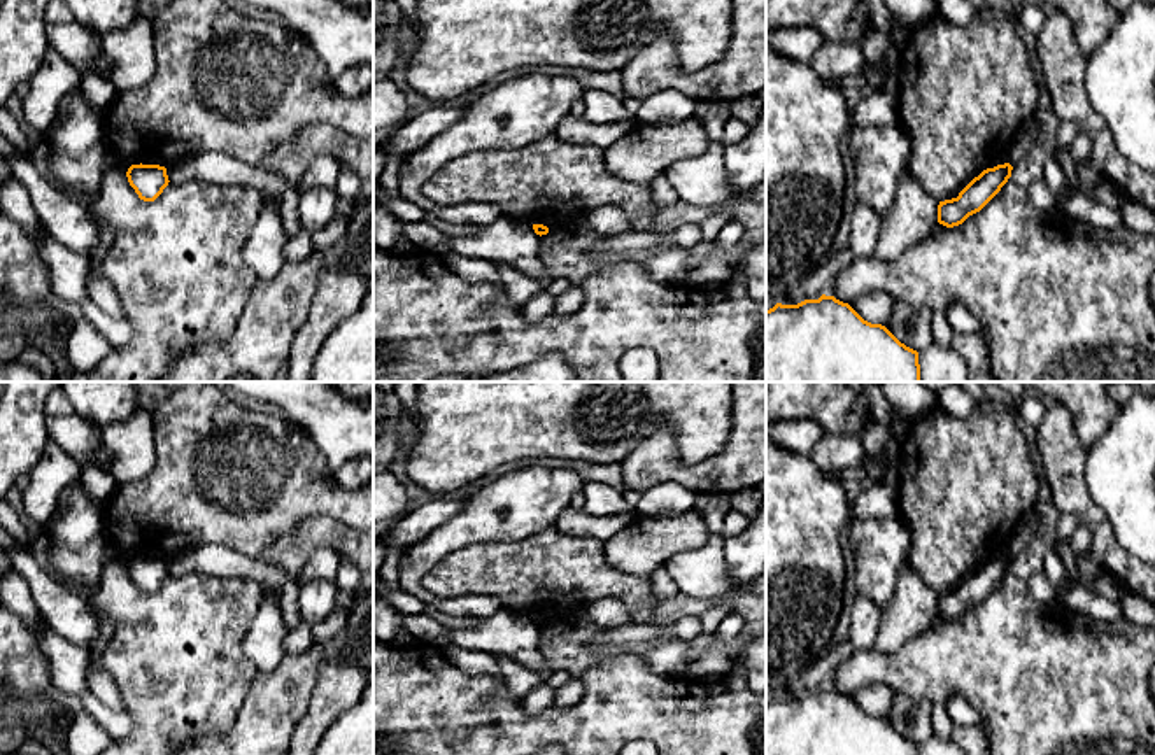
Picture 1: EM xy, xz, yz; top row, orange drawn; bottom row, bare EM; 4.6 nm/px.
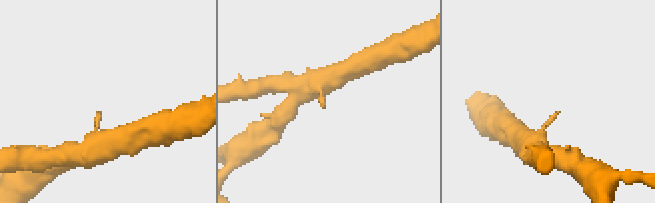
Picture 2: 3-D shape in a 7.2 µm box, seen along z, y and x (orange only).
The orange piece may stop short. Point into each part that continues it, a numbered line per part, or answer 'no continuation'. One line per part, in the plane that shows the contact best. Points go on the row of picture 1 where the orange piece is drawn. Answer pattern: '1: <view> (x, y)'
no continuation

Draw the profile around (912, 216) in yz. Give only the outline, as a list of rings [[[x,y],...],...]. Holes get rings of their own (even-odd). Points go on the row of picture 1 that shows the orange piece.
[[[908,166],[899,179],[892,205],[882,215],[875,256],[892,261],[927,236],[938,224],[938,205],[939,201],[920,187]]]

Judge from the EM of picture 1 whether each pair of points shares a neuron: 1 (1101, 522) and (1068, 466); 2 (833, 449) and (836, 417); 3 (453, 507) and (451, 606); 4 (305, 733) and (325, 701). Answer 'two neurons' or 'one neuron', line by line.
1: one neuron
2: two neurons
3: two neurons
4: one neuron

